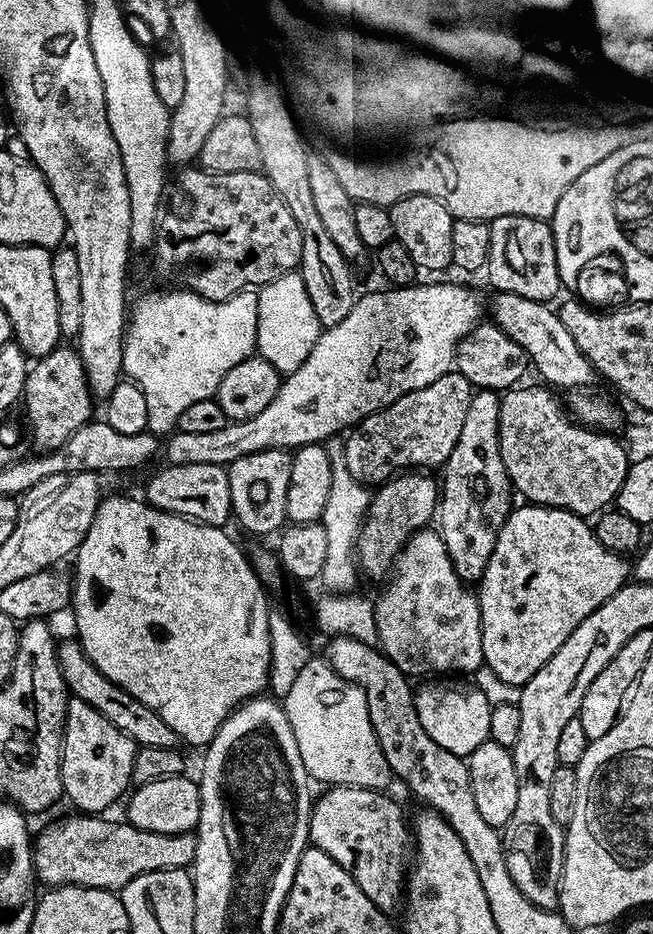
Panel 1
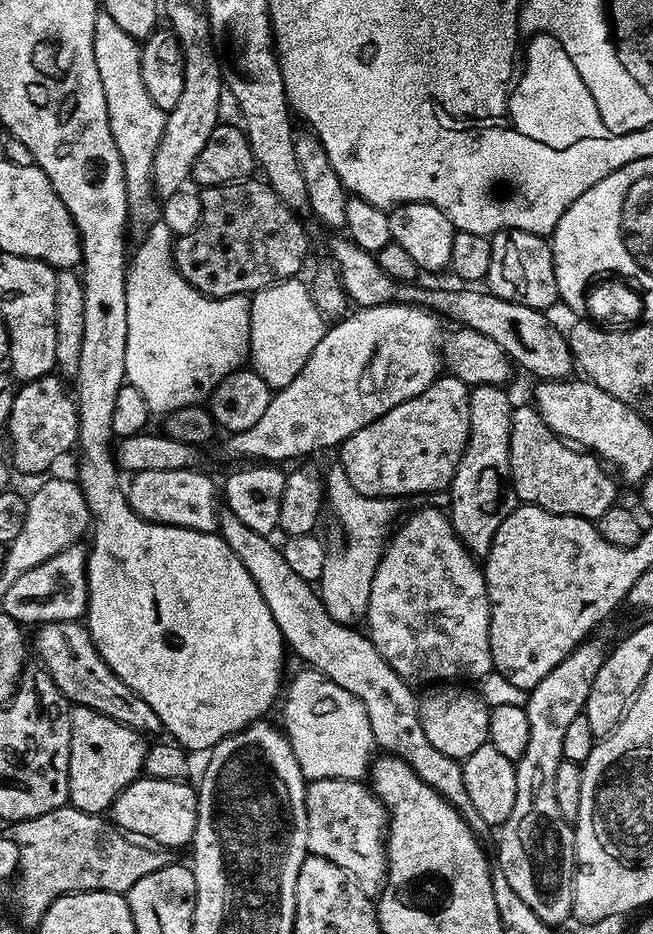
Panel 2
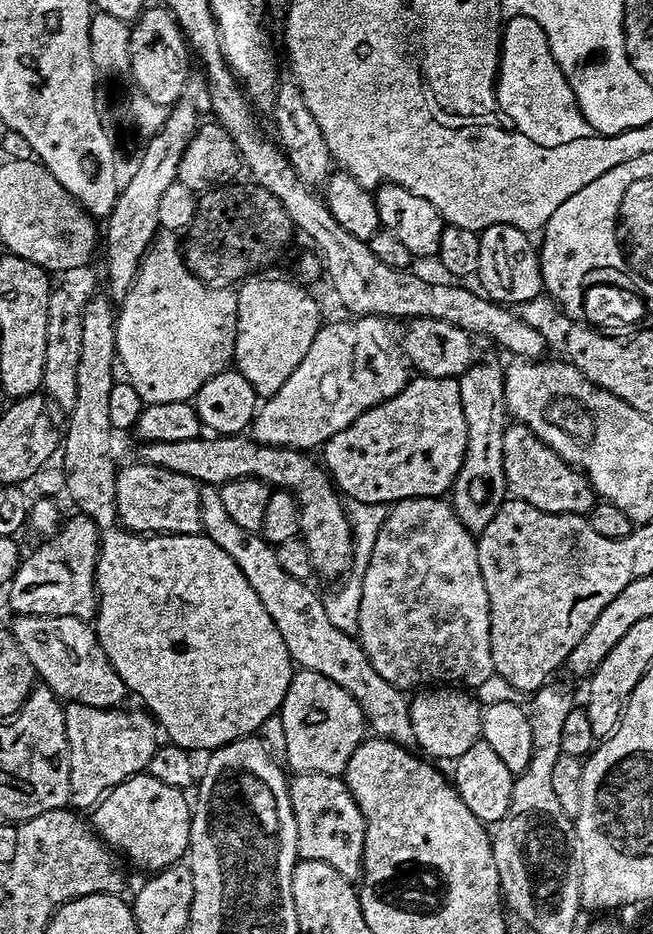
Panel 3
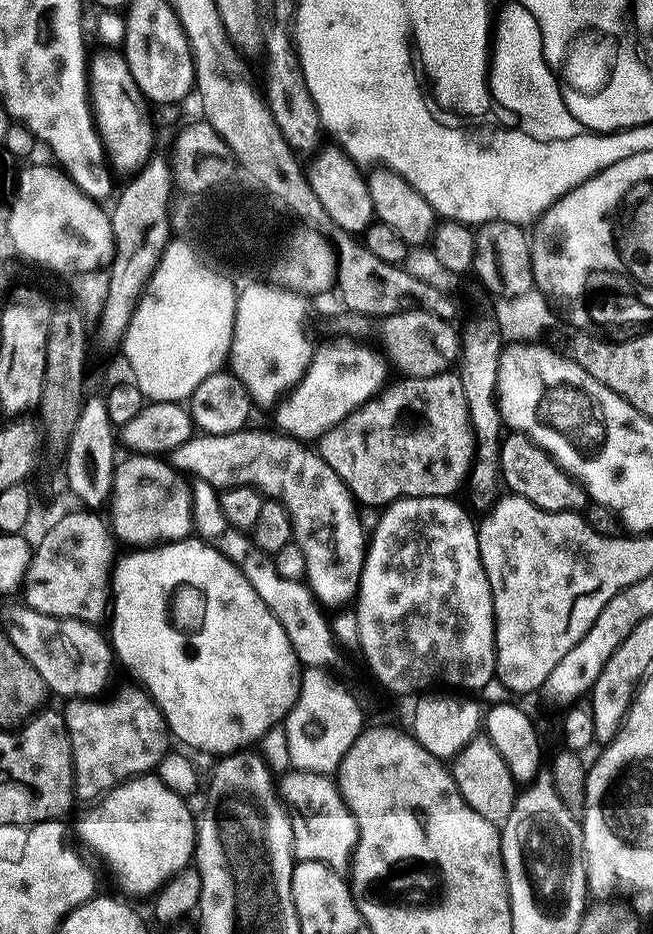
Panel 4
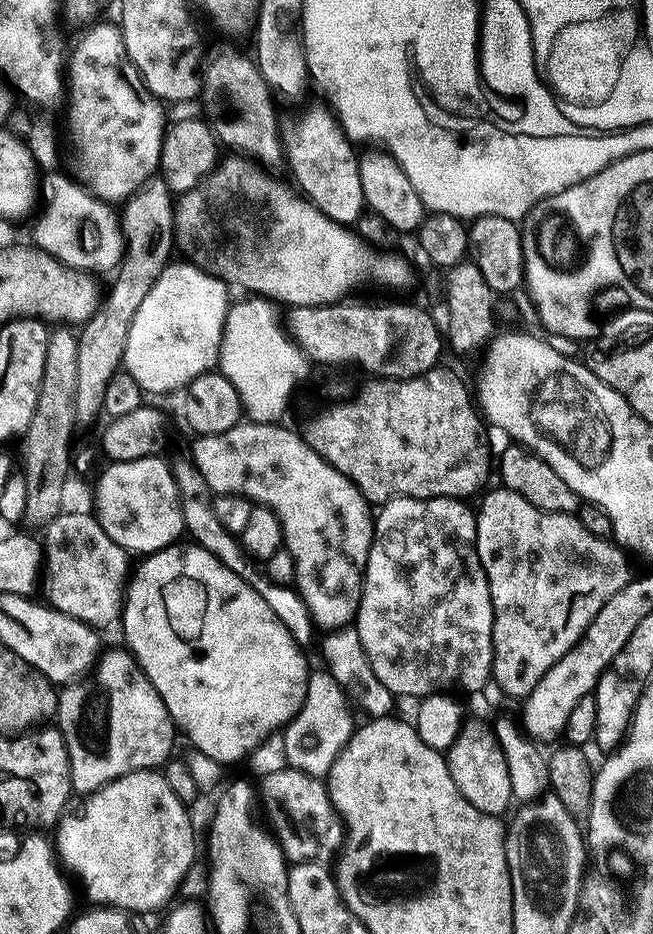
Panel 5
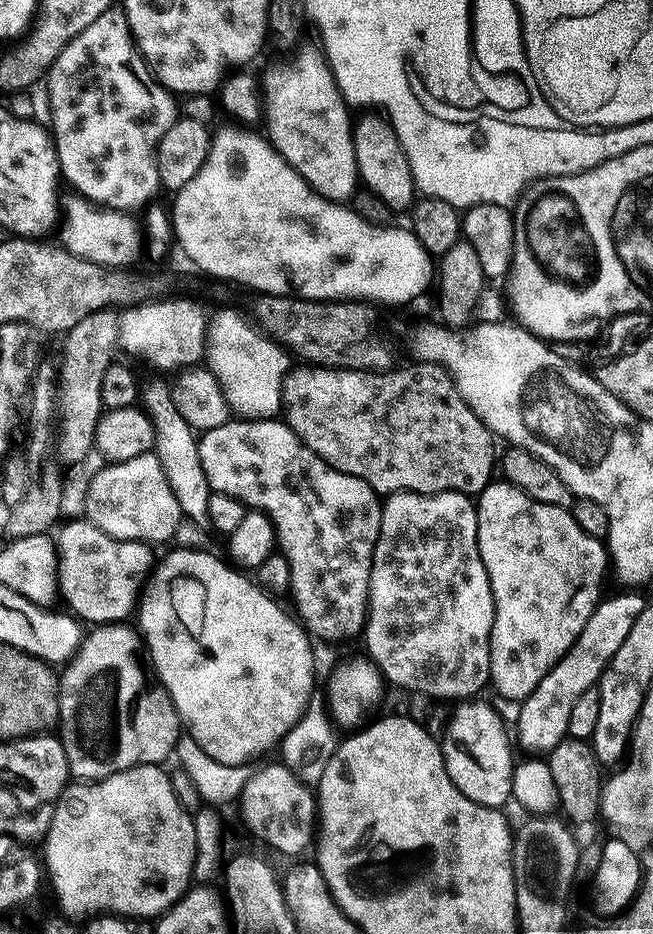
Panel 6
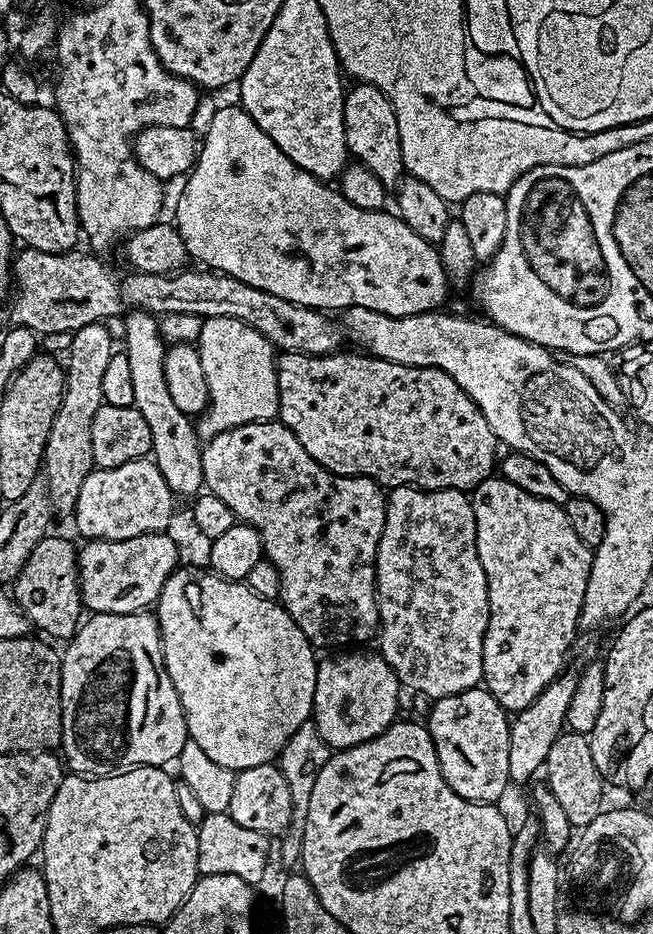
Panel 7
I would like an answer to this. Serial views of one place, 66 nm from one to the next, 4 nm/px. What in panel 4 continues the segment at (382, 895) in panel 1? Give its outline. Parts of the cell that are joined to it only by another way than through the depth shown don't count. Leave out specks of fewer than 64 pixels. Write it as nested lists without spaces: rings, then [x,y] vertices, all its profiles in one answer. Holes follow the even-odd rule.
[[[288,770],[281,780],[279,777],[278,796],[292,817],[294,852],[297,857],[304,852],[309,852],[313,858],[331,858],[333,861],[347,861],[351,857],[358,830],[352,812],[340,796],[337,781],[331,775]]]

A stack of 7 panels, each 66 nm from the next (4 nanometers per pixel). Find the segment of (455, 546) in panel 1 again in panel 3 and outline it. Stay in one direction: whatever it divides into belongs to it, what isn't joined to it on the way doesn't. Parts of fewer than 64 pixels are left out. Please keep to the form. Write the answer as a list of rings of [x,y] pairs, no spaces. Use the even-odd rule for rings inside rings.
[[[473,363],[459,377],[468,426],[468,449],[450,493],[452,508],[473,534],[482,533],[490,526],[509,495],[504,469],[504,432],[510,423],[510,413],[504,401],[504,372],[496,364],[480,363]]]

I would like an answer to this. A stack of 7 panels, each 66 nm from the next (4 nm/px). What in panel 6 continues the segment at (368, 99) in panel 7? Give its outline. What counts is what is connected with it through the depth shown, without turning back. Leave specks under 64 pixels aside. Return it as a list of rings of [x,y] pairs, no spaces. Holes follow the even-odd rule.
[[[376,110],[369,112],[372,112],[369,116],[364,116],[361,120],[357,119],[352,129],[359,179],[363,187],[382,198],[382,202],[386,202],[386,206],[393,213],[407,213],[418,196],[410,162],[402,150],[402,142],[398,142],[398,134],[392,129],[392,123],[387,115]]]

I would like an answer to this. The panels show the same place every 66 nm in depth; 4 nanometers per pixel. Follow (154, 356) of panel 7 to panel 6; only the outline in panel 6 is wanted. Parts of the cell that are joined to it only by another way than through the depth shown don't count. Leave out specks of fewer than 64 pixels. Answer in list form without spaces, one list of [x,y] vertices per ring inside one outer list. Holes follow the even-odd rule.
[[[156,380],[142,392],[142,408],[147,412],[154,426],[154,454],[162,466],[162,474],[166,474],[166,482],[170,482],[170,490],[174,490],[174,498],[178,498],[178,506],[185,517],[203,521],[208,514],[209,487],[206,482],[206,470],[202,470],[202,458],[198,454],[197,429],[191,428],[178,412],[178,406],[172,397],[172,388]]]

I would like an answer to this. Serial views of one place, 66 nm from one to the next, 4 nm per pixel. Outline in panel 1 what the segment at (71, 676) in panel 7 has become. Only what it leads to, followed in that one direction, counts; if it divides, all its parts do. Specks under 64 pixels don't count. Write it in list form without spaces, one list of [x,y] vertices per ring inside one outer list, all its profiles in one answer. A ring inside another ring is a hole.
[[[75,698],[68,701],[68,718],[64,723],[64,727],[64,756],[60,759],[64,796],[76,807],[73,809],[79,810],[81,813],[107,813],[107,808],[120,795],[123,797],[129,791],[138,746],[125,732],[118,730],[118,726],[114,726],[103,714],[98,710],[94,710],[94,706]]]

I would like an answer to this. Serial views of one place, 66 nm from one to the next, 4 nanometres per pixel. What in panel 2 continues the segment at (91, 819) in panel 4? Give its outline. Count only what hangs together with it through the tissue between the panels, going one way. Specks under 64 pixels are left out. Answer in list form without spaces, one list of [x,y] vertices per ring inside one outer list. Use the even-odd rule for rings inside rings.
[[[153,776],[137,778],[133,784],[126,786],[120,792],[120,797],[115,800],[110,809],[111,819],[117,828],[131,834],[136,838],[147,838],[165,850],[191,845],[192,835],[196,833],[196,801],[198,792],[184,780],[159,780]]]

